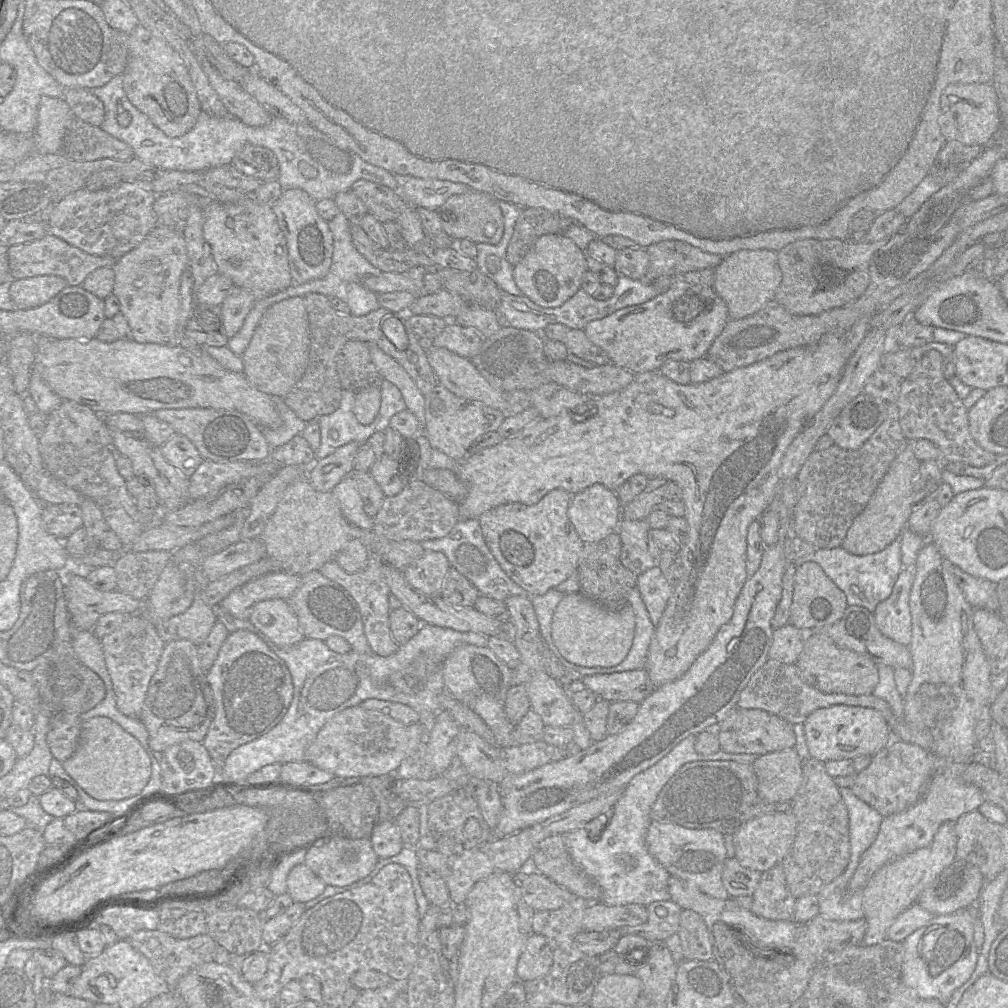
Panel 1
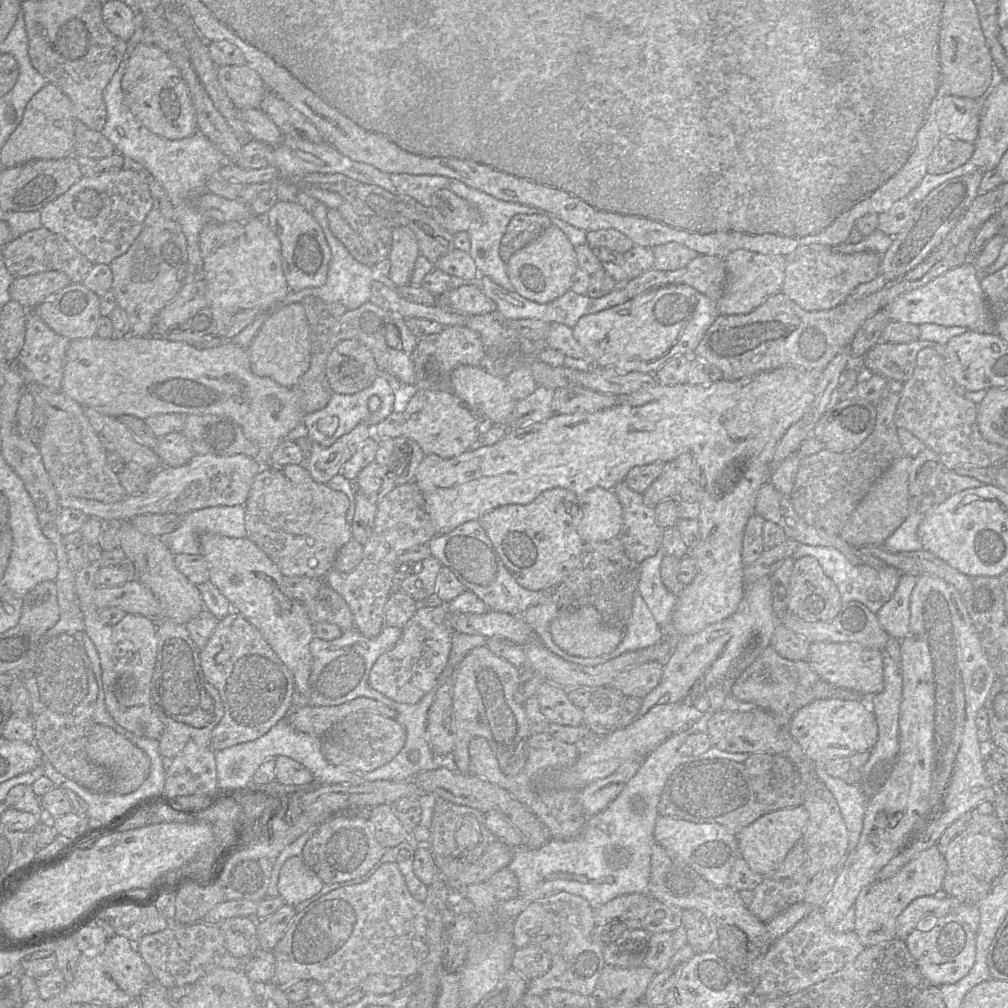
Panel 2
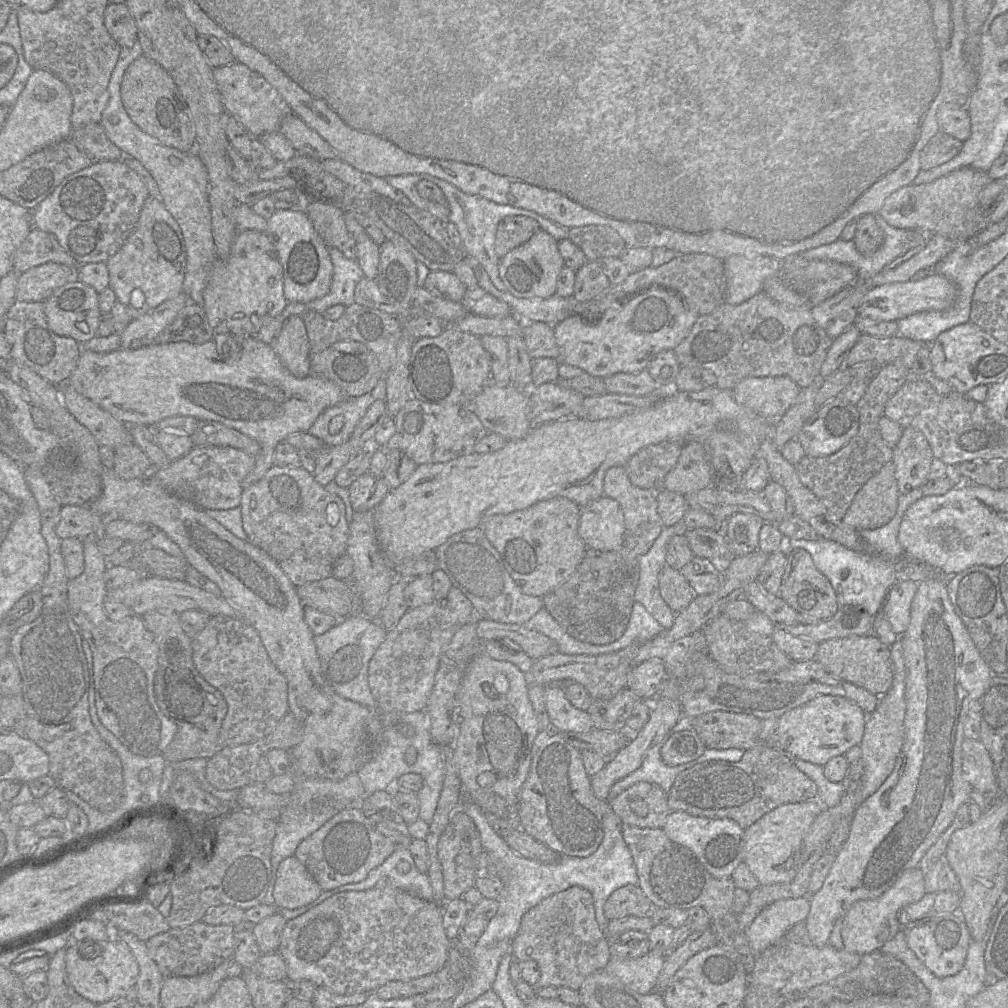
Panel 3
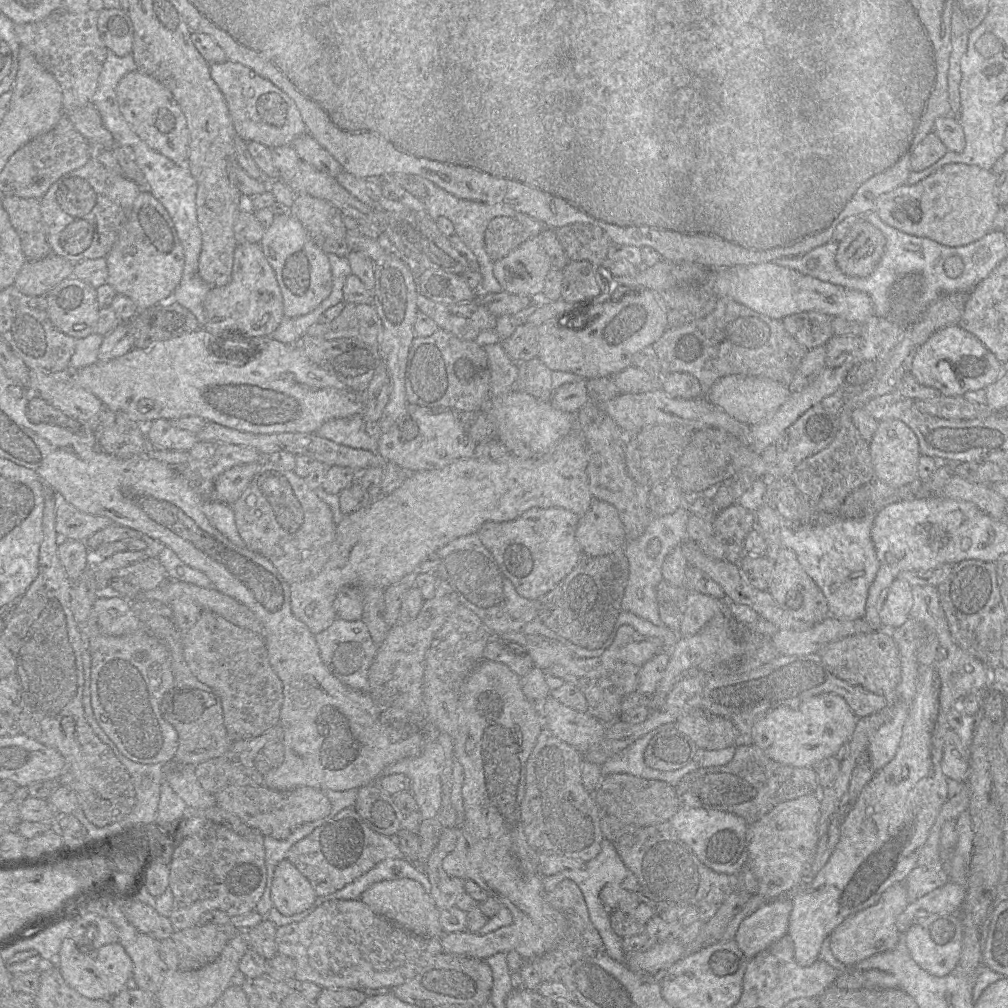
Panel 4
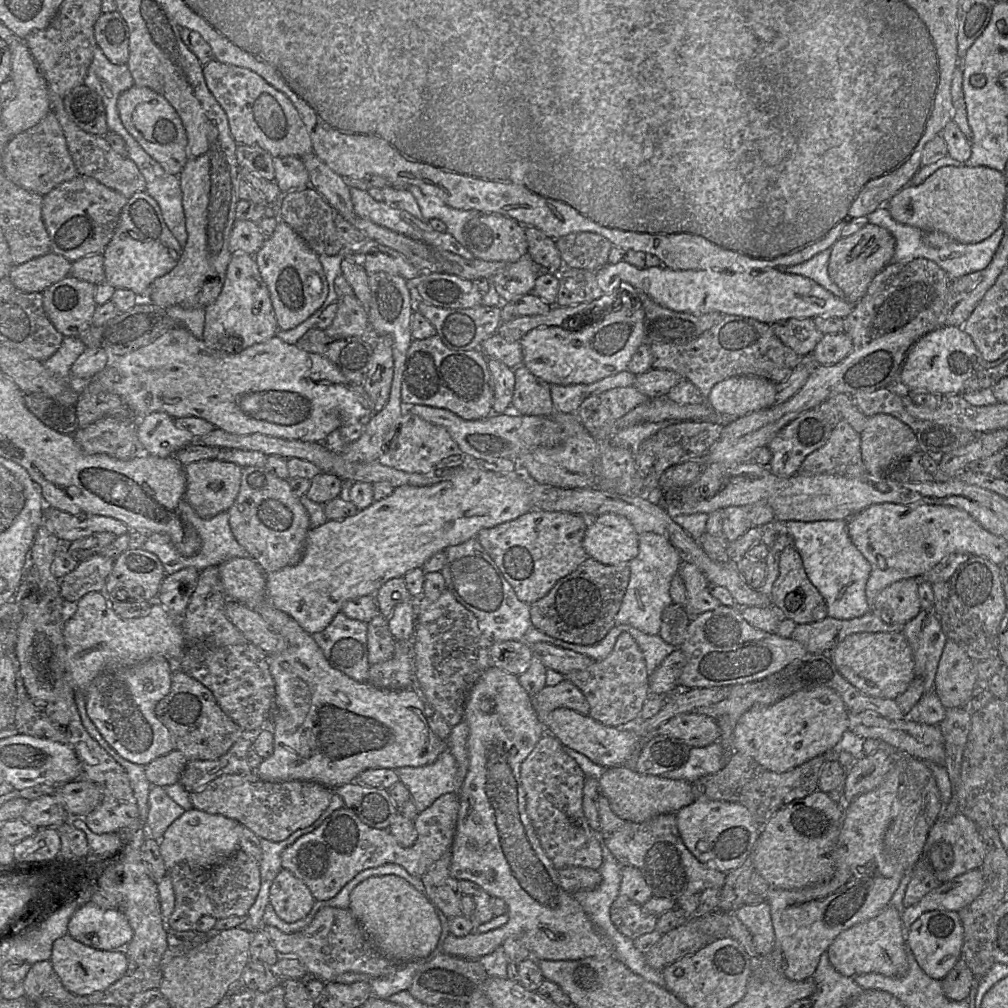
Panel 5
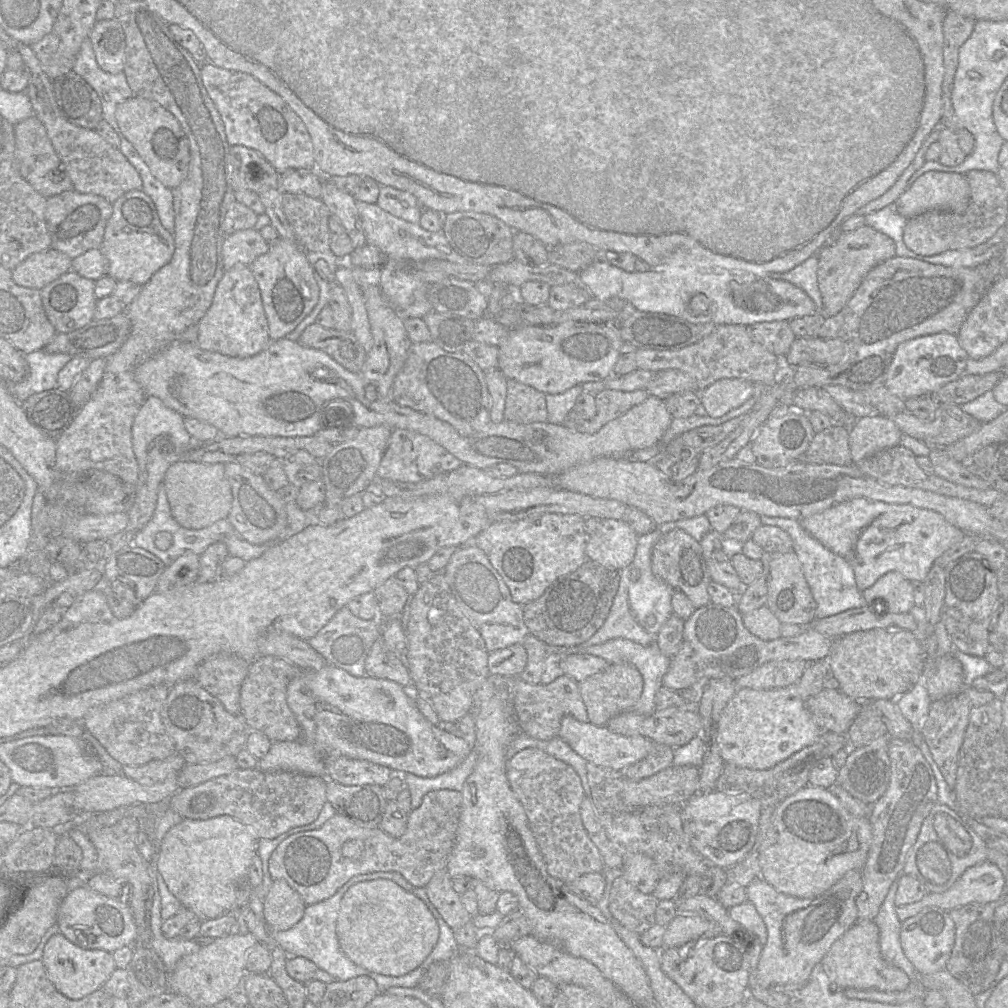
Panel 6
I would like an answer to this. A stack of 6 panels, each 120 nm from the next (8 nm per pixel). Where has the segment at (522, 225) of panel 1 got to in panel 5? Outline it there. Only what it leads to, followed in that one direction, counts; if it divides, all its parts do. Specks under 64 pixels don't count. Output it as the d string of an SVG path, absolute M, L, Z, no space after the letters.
M479 214L463 230L465 248L486 262L513 263L527 254L525 226L500 214Z

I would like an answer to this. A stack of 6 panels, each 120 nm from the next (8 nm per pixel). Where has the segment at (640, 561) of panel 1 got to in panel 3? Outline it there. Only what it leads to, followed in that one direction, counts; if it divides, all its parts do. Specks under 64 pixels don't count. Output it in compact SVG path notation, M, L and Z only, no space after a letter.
M624 466L609 468L604 476L603 495L616 500L624 515L624 540L622 548L635 557L647 553L660 535L664 525L658 514L657 491L634 486Z

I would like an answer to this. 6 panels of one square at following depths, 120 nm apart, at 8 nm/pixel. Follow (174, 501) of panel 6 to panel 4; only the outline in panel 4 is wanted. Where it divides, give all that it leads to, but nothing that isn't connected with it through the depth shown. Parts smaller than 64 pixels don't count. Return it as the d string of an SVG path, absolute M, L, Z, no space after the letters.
M261 462L238 465L222 473L214 484L214 501L233 505L243 494Z

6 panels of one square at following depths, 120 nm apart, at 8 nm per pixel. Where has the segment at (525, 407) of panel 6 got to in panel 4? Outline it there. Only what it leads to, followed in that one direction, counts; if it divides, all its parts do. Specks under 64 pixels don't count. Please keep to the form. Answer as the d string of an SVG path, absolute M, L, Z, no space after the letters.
M537 357L517 364L518 376L514 389L549 401L553 392L552 371Z

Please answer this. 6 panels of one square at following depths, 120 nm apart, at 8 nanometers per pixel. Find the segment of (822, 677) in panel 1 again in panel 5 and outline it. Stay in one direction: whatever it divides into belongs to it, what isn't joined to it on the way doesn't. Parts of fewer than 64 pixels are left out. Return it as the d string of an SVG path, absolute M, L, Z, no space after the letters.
M901 632L853 633L834 646L829 656L849 683L872 697L896 699L915 677L912 649Z

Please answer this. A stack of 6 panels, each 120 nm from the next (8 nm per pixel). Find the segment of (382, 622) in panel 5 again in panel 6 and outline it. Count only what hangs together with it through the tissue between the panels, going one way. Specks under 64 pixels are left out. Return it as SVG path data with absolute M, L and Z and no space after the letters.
M382 635L372 645L365 660L366 675L396 682L403 688L409 688L411 675L399 655L387 649Z

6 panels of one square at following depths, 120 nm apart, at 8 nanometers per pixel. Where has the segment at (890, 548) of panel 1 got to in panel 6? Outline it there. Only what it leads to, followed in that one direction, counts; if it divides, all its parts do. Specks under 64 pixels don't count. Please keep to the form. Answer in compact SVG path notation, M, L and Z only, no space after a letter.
M762 515L761 524L779 527L791 536L793 551L802 564L804 576L817 604L816 619L833 616L849 609L861 608L867 605L865 598L857 587L851 565L811 536L798 520Z

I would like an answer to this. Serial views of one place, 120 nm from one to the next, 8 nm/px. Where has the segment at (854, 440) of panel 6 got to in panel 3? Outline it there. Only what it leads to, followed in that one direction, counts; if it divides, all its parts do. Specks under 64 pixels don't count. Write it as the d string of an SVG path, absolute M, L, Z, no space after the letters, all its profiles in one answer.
M904 428L892 458L900 495L921 488L928 481L933 458L926 437L916 429Z

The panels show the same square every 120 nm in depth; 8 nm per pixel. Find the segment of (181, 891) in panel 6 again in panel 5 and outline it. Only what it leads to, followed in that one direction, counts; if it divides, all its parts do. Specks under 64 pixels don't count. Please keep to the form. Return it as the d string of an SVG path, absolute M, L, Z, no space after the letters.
M191 808L185 810L167 827L159 840L159 851L167 871L178 862L213 865L238 850L241 830L242 825L231 818Z

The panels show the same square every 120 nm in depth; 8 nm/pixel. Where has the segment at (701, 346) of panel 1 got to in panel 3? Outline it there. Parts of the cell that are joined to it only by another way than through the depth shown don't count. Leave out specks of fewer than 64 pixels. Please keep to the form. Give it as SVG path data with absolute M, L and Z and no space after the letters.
M649 287L613 303L600 318L587 319L573 314L556 324L554 336L559 348L559 362L578 367L589 375L603 379L616 373L639 373L646 370L657 353L674 350L689 334L698 317L678 294L663 287Z

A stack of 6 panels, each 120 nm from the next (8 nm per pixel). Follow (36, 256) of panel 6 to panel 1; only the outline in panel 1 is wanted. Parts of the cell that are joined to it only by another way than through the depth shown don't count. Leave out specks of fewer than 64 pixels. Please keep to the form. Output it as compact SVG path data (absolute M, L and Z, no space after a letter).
M55 275L14 279L10 296L17 306L16 310L27 310L45 304L67 285L64 278Z

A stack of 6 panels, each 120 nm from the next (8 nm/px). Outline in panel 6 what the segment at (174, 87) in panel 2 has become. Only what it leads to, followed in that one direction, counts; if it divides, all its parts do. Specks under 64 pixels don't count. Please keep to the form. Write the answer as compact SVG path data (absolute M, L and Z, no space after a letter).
M135 95L117 105L115 119L152 175L171 190L179 186L188 173L190 144L177 119L158 103Z

